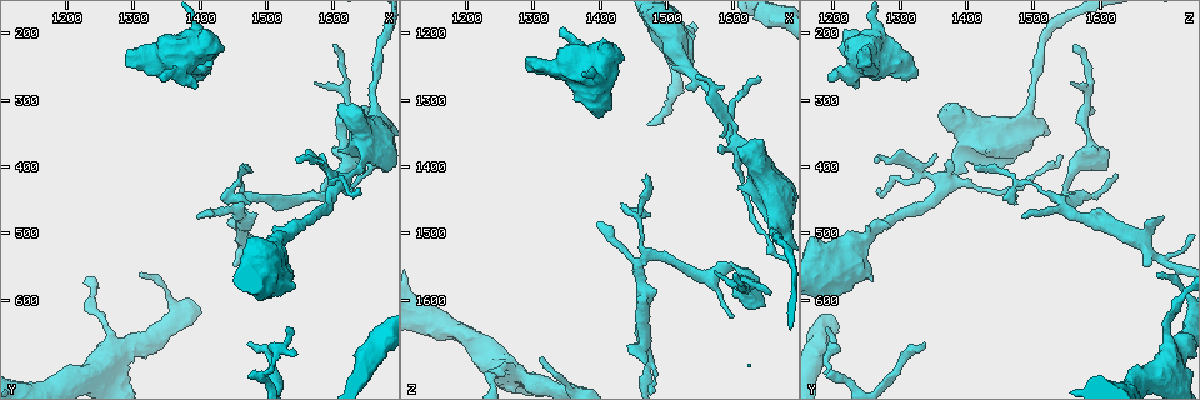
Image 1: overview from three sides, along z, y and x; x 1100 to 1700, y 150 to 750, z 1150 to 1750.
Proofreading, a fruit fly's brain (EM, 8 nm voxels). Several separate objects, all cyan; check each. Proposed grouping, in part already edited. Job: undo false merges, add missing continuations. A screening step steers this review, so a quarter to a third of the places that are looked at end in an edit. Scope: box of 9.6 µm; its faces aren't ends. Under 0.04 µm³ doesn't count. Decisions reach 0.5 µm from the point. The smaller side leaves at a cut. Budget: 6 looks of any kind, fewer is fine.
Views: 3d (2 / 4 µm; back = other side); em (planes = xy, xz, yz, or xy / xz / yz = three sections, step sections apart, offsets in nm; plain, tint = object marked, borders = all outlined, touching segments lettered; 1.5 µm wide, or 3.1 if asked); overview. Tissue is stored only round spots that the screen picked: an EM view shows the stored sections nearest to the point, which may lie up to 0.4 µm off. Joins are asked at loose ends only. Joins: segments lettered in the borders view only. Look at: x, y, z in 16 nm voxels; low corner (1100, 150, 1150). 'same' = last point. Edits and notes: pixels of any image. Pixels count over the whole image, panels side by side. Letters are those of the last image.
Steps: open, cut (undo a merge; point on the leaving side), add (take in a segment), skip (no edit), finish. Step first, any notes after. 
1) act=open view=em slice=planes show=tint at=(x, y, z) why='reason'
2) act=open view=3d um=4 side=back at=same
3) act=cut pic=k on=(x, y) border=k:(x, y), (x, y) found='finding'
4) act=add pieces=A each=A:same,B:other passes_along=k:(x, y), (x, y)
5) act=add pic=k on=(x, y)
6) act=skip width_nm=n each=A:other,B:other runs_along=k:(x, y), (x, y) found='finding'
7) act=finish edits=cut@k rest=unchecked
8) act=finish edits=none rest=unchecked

act=open view=em slice=planes show=plain at=(1615, 310, 1385)

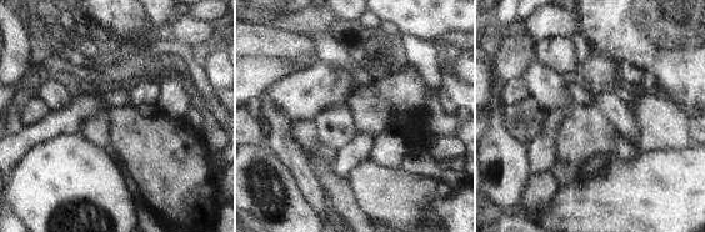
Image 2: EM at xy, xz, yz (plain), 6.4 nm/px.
act=open view=em slice=planes show=borders at=same

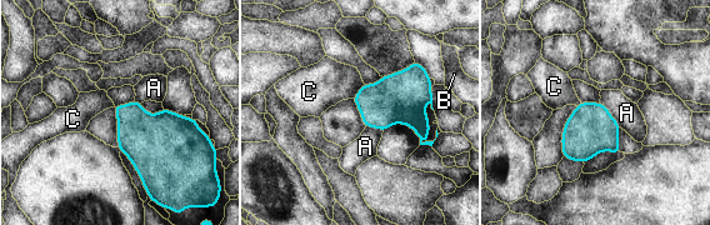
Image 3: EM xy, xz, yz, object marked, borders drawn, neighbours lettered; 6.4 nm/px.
act=skip each=A:other,B:other,C:other found='no lettered segment goes on from it'

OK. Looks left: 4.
act=open view=3d um=4 at=(1290, 250, 1240) why='thick end'

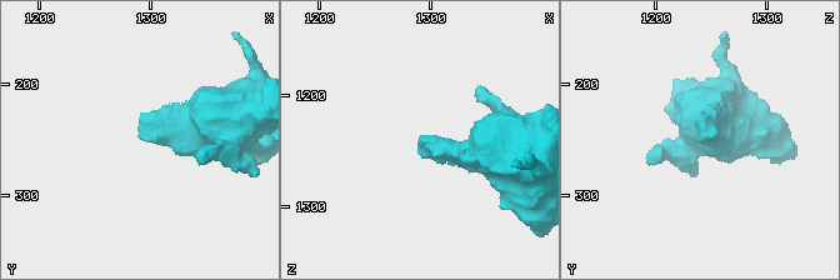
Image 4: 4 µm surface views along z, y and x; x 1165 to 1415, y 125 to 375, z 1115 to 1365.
act=open view=em slice=yz step=4 show=borders at=(1288, 248, 1244) why='now the EM'

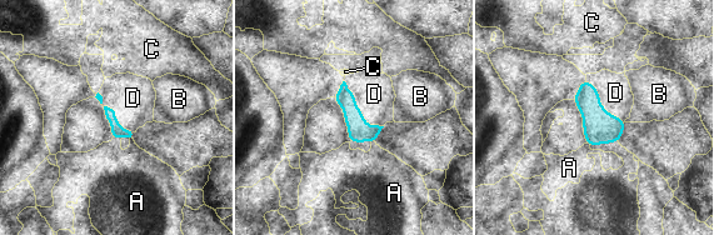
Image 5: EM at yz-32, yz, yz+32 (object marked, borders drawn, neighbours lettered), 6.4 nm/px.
act=add pieces=D each=A:other,B:other,C:other,D:same passes_along=5:(359, 131), (360, 110), (374, 94) found='it goes on there'

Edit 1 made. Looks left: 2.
act=open view=em slice=yz step=8 show=borders at=(1540, 590, 1210) why='free end'

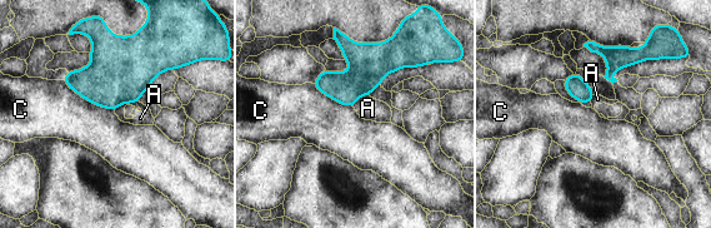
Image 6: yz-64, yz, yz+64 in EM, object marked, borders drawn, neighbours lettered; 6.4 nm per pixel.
act=skip each=A:other,C:other border=6:(61, 80), (83, 98), (114, 112) found='none of them fits'

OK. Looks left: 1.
act=finish edits=add@5 rest=unchecked

